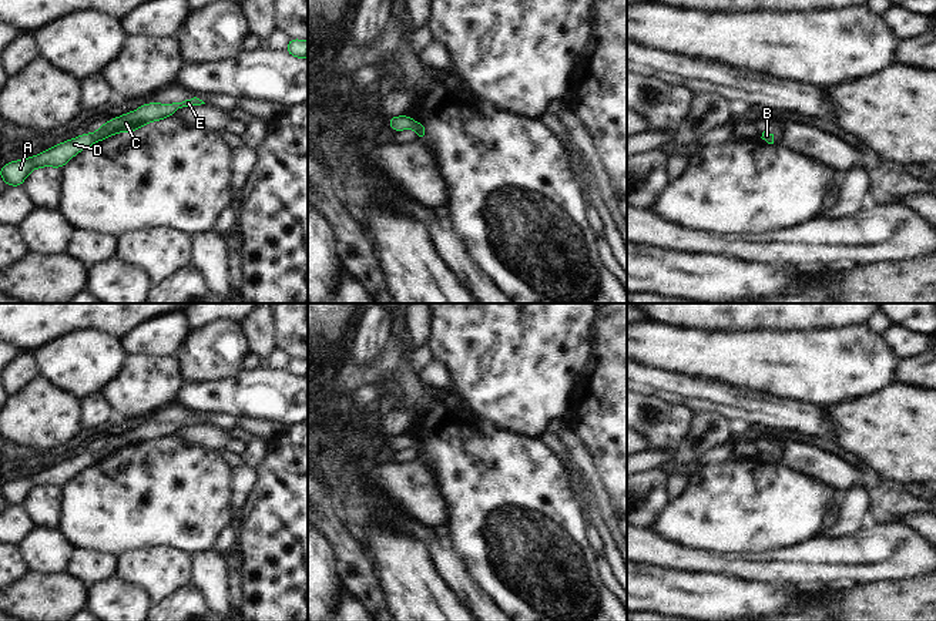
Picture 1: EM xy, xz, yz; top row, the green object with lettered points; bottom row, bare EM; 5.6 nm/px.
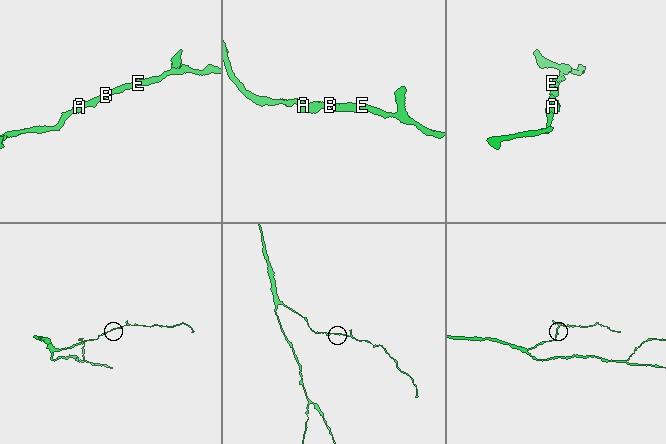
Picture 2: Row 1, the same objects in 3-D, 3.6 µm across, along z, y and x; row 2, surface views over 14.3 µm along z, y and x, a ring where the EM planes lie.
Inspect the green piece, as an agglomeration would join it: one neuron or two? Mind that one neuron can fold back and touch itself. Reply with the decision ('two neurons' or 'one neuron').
one neuron

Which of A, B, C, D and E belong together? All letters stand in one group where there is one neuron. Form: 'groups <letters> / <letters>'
groups A B C D E

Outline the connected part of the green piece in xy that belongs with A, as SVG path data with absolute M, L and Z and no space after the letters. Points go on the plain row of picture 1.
M197 416L172 423L142 423L135 430L111 437L105 443L100 444L94 454L88 450L68 460L63 460L34 476L7 481L0 487L0 497L9 506L21 506L27 494L36 487L54 486L61 489L74 474L94 464L95 460L104 460L117 452L131 452L134 449L140 449L151 440L161 440L171 436L182 426L201 423L205 422Z

